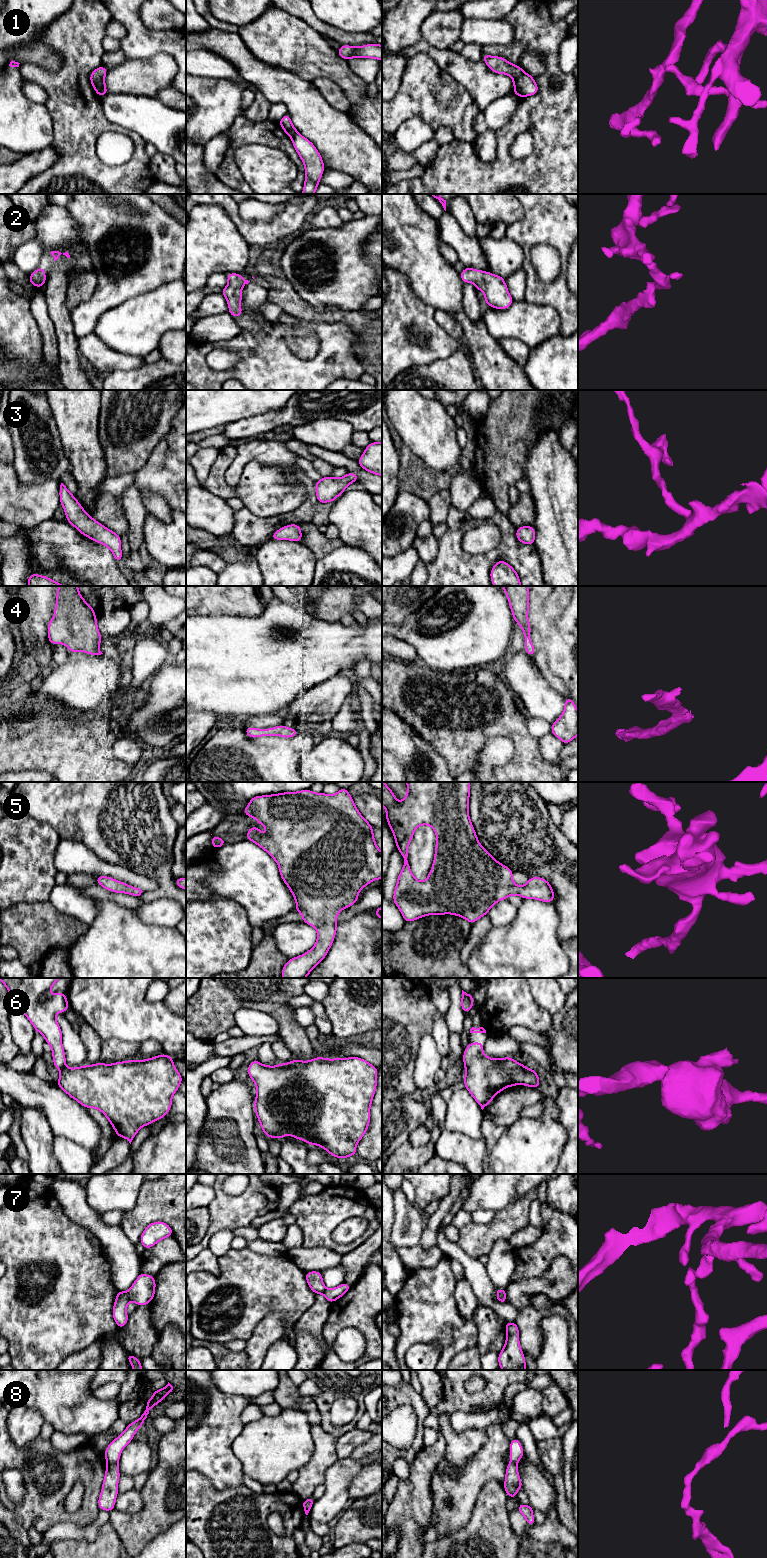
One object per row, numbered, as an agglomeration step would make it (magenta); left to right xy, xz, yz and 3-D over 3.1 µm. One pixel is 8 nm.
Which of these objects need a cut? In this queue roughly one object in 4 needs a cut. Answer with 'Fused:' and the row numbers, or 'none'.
Fused: 1, 7, 8

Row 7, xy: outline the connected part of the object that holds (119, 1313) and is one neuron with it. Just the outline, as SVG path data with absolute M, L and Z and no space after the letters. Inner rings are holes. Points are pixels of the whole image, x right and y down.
M117 1290L117 1296L114 1302L112 1316L118 1328L125 1327L128 1322L128 1314L126 1311L128 1303L129 1298L127 1292Z

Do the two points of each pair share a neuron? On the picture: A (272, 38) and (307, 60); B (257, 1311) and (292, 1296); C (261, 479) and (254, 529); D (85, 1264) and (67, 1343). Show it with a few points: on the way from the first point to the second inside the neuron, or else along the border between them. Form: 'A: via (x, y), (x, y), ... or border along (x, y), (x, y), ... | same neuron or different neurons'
A: via (281, 40), (291, 44), (298, 51) | same neuron
B: via (266, 1302), (272, 1296), (283, 1296) | same neuron
C: border along (244, 506), (258, 516), (279, 516) | different neurons
D: via (71, 1284), (71, 1303), (67, 1307), (67, 1323) | same neuron

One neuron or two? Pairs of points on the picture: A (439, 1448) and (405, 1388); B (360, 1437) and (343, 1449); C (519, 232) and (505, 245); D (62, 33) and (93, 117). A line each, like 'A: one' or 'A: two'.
A: two
B: one
C: two
D: one

